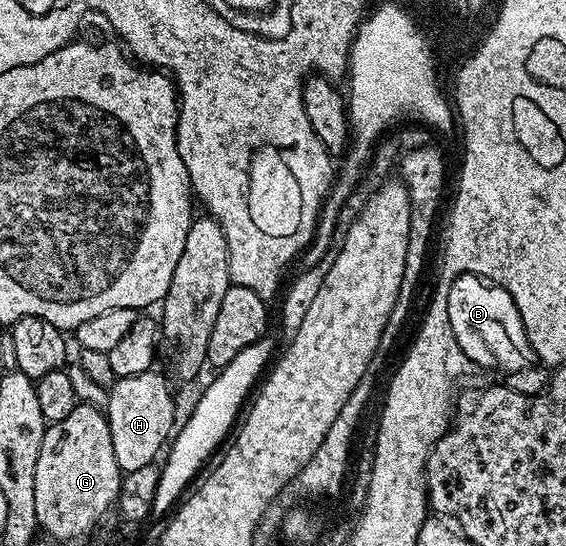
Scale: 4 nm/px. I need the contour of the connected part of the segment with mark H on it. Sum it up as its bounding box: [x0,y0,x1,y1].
[104,370,175,474]

